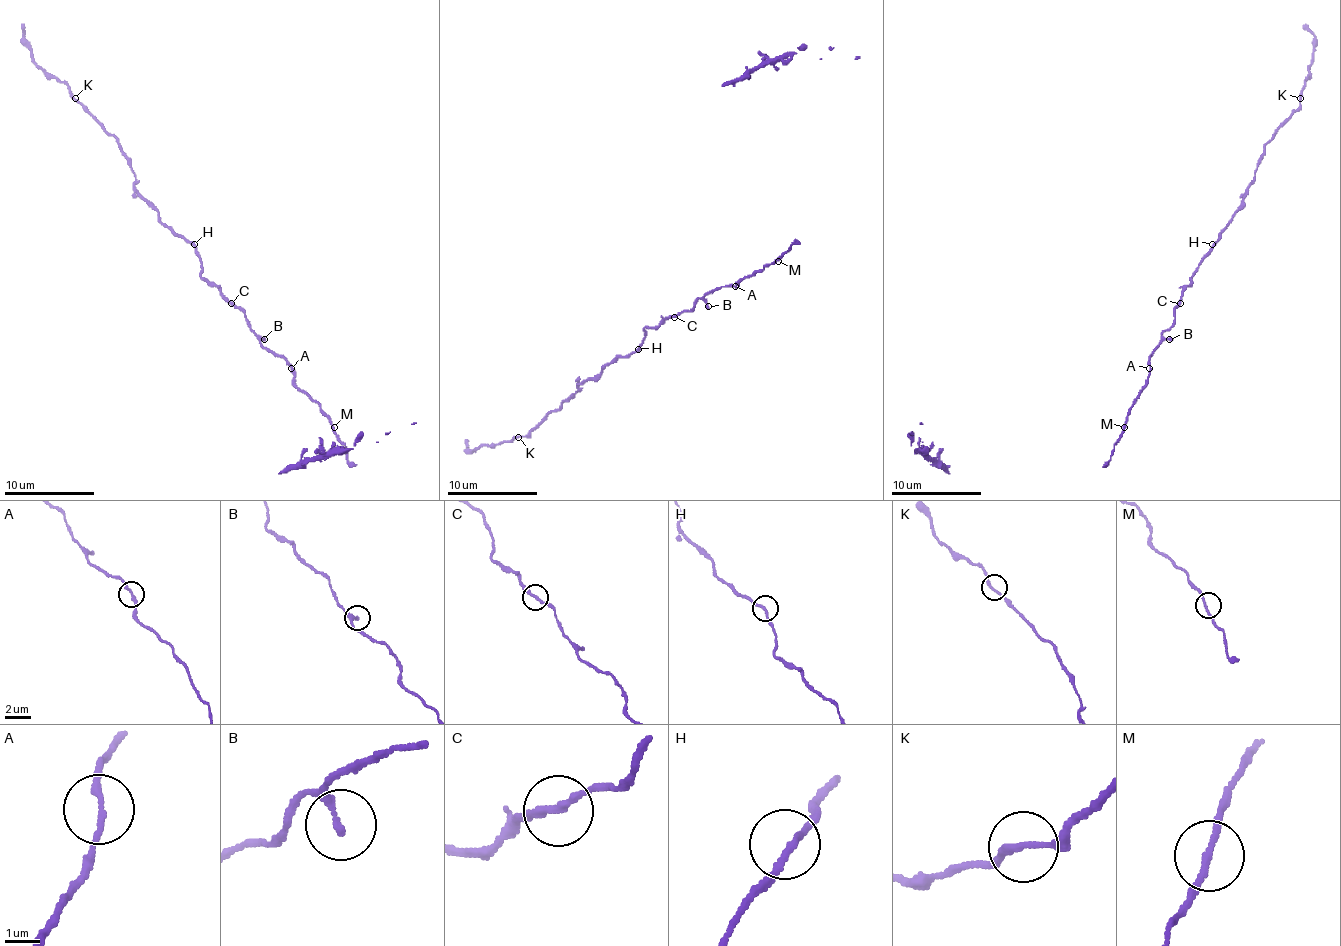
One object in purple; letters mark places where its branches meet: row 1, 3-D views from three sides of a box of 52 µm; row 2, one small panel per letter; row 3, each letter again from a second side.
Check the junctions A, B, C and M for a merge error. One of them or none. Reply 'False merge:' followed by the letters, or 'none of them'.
False merge: none of them

